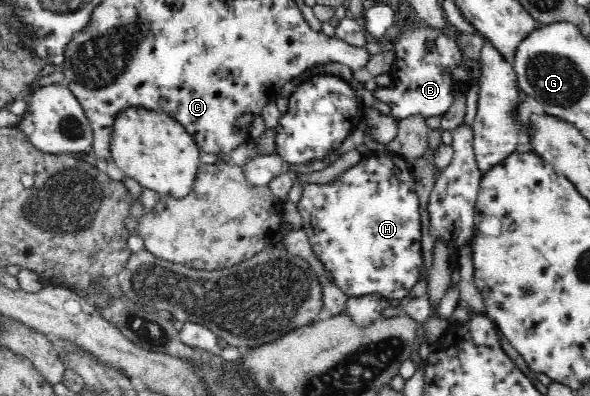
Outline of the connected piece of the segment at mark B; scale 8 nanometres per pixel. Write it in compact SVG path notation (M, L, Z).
M424 22L417 27L409 26L409 31L397 39L394 51L397 54L397 59L393 62L389 73L392 78L399 82L399 85L393 87L385 87L376 85L372 91L372 96L375 98L375 103L380 106L388 106L390 115L398 120L412 116L413 114L442 117L448 112L448 108L452 104L452 98L462 88L467 89L471 82L466 80L464 84L455 80L452 75L448 74L450 68L458 66L460 62L460 46L453 39L450 39L440 30L426 25Z

